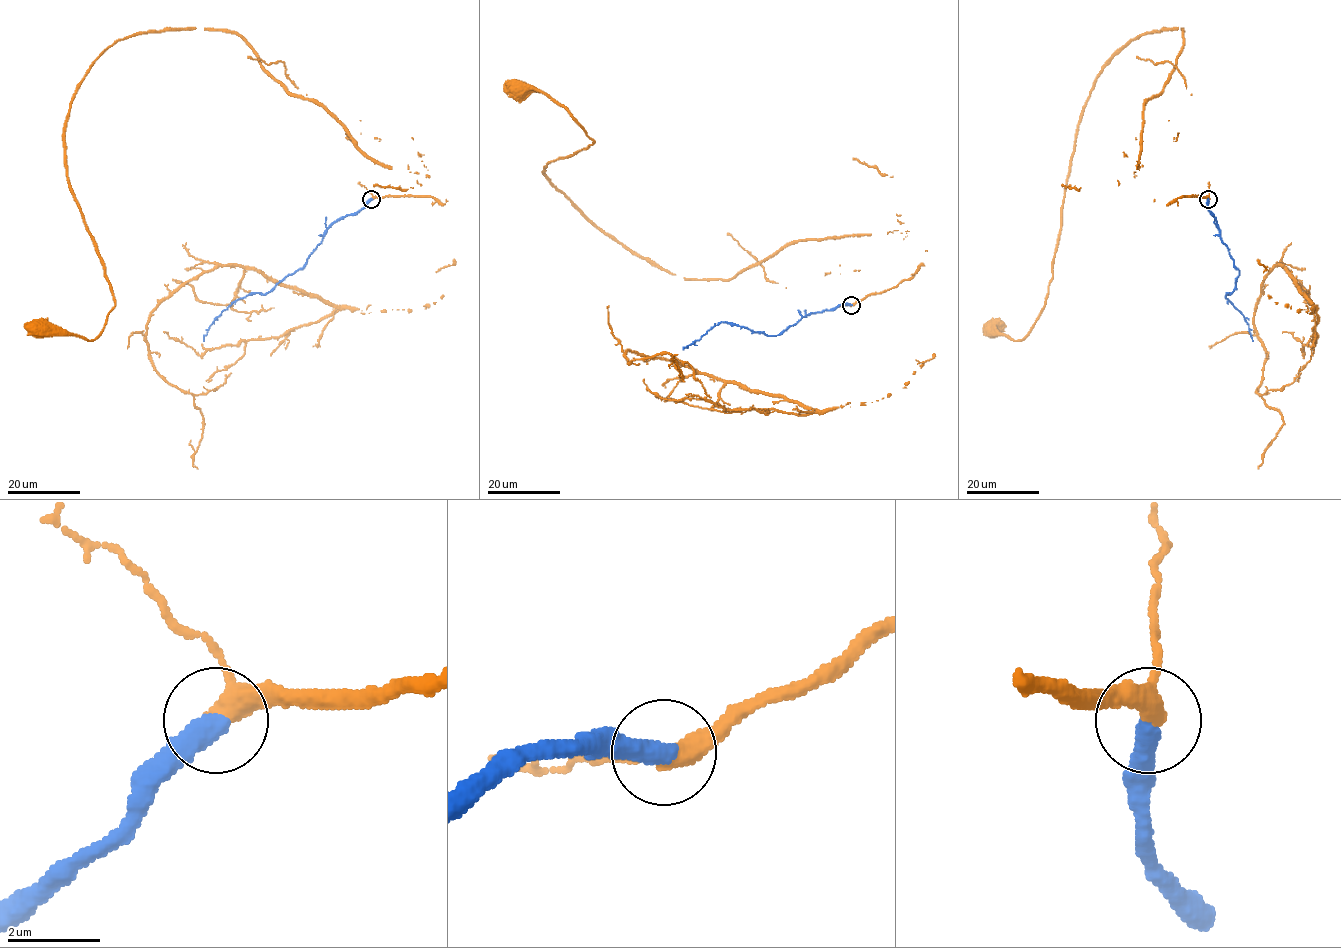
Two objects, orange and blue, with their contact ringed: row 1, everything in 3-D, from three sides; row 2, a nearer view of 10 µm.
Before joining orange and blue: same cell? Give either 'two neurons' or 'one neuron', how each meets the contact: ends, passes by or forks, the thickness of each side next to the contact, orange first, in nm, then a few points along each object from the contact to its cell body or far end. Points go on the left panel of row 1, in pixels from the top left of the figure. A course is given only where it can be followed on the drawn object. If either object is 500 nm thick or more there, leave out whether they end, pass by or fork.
one neuron; orange passes by; blue ends; calibres 380 and 480 nm; course orange (371, 199), (439, 202), (235, 33), (116, 40), (65, 128), (114, 307), (94, 339), (36, 330); course blue (371, 199), (353, 213), (337, 220), (297, 270), (265, 294), (251, 293), (235, 300), (209, 326), (203, 341)

